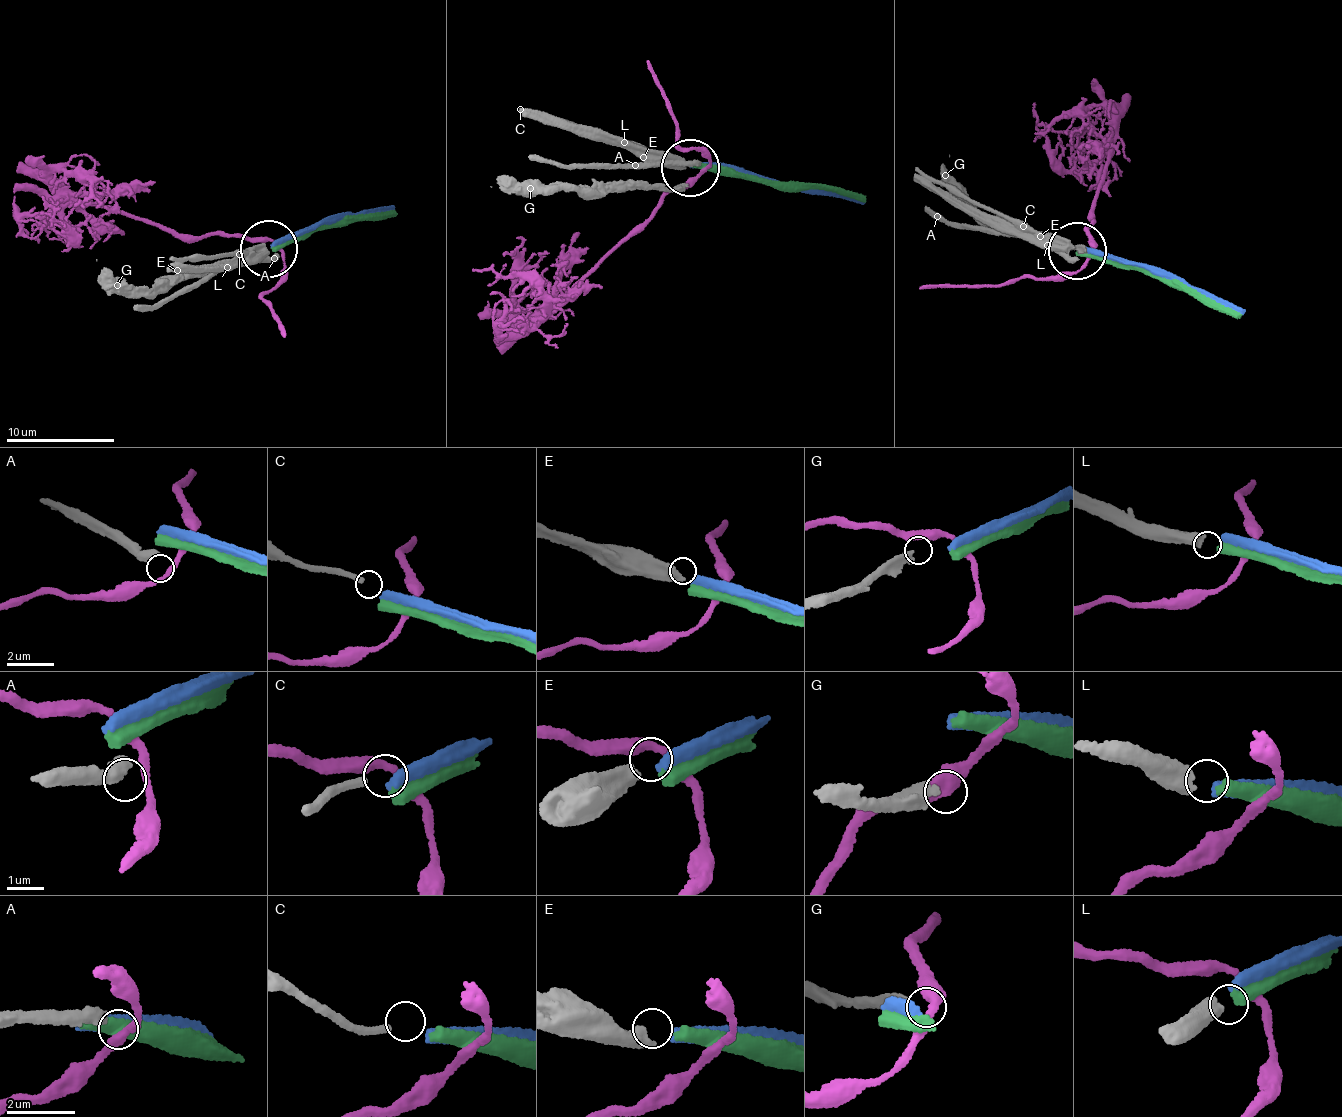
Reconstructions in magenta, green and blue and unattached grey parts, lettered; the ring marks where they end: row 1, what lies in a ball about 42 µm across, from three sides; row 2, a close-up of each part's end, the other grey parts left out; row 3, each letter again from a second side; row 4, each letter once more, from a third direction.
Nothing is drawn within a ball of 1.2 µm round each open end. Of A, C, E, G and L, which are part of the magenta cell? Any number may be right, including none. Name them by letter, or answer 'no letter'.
no letter

